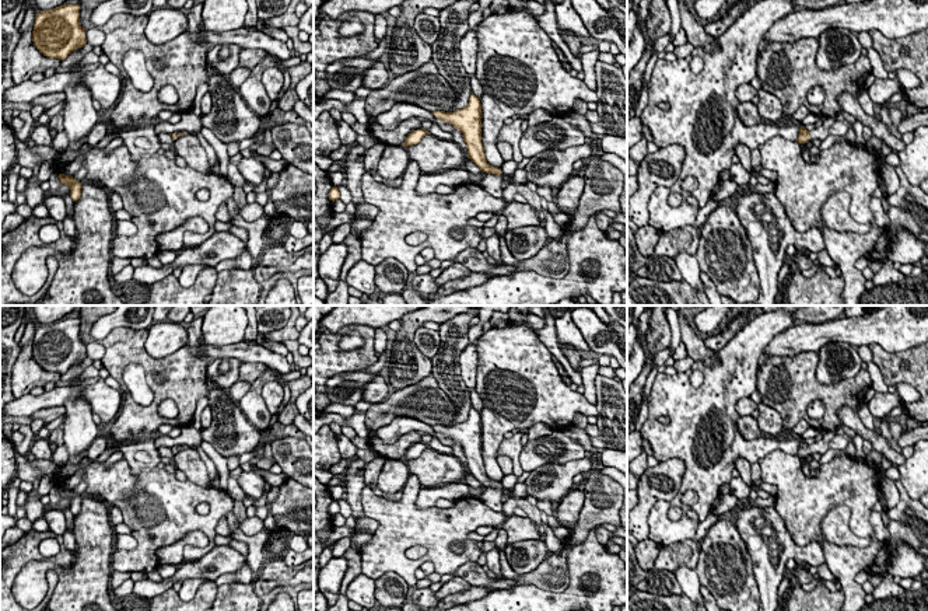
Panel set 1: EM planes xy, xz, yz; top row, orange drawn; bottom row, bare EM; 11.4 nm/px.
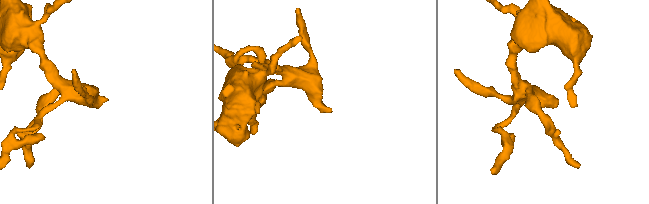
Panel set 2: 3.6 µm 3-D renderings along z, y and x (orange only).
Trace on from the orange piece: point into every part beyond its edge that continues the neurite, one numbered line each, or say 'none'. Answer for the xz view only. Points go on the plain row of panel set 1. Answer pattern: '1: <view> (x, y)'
1: xz (491, 498)

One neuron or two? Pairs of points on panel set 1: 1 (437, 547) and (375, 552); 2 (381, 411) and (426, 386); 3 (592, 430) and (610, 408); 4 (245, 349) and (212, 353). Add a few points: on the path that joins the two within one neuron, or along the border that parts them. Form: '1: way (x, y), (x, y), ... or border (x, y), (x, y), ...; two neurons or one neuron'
1: way (422, 537), (396, 537), (391, 543); one neuron
2: way (392, 407), (410, 401), (415, 397); one neuron
3: border (596, 423), (598, 433), (591, 437); two neurons
4: way (237, 351), (220, 352); one neuron

